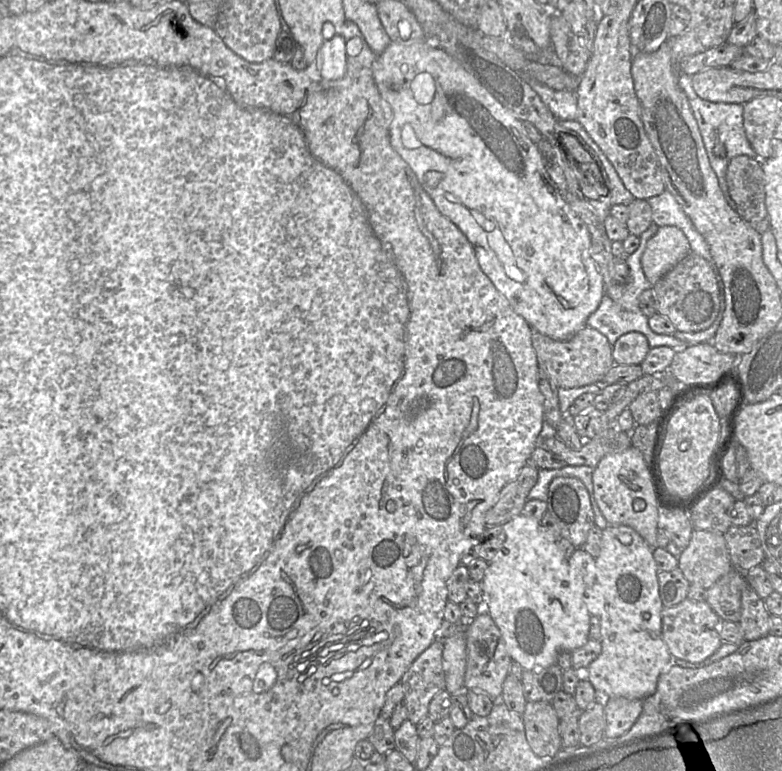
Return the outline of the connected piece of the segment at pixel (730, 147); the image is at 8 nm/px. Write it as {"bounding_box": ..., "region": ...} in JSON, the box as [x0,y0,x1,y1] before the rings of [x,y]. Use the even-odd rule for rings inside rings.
{"bounding_box":[678,73,757,209],"region":[[[681,73],[678,84],[680,88],[685,92],[693,116],[697,122],[706,153],[710,165],[717,175],[719,186],[724,194],[727,203],[733,209],[736,209],[736,204],[732,200],[726,180],[726,173],[729,161],[735,156],[747,155],[752,158],[757,158],[757,154],[751,147],[744,130],[743,124],[743,104],[738,103],[723,103],[723,102],[711,102],[700,98],[692,86],[691,76]],[[717,142],[721,142],[726,148],[725,157],[717,157],[713,153],[714,145]]]}

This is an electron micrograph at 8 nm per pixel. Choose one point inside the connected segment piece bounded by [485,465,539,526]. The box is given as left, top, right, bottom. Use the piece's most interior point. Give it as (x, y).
(512, 498)

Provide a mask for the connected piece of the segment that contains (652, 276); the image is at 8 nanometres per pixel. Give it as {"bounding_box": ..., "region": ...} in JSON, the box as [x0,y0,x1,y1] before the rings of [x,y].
{"bounding_box":[641,226,690,285],"region":[[[662,226],[648,240],[641,257],[645,277],[654,285],[689,253],[690,244],[681,229]]]}

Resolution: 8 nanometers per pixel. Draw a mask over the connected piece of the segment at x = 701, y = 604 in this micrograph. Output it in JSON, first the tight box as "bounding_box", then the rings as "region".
{"bounding_box":[662,598,724,663],"region":[[[686,598],[673,607],[663,608],[662,636],[674,659],[701,663],[715,653],[723,643],[719,635],[721,621],[724,620],[715,613],[707,601]]]}

